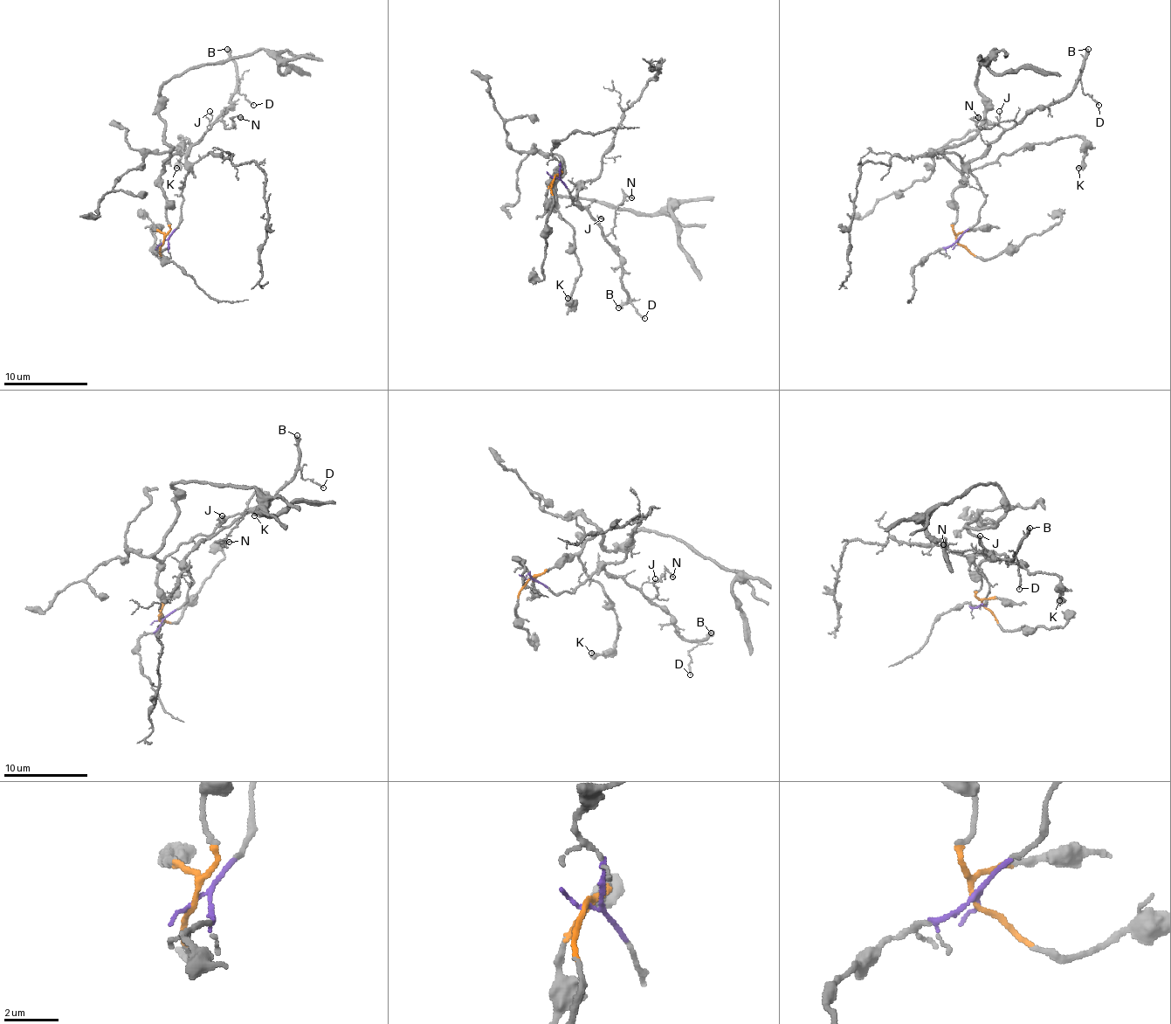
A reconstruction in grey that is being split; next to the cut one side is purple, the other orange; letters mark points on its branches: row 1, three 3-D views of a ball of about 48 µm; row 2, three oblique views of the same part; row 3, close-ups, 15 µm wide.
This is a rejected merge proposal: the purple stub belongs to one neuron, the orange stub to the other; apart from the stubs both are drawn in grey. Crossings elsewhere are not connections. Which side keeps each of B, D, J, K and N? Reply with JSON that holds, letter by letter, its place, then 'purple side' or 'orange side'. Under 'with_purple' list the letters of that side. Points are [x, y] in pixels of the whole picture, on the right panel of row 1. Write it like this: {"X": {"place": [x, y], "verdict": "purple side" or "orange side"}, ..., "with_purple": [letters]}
{"B": {"place": [1088, 49], "verdict": "purple side"}, "D": {"place": [1098, 105], "verdict": "purple side"}, "J": {"place": [999, 111], "verdict": "purple side"}, "K": {"place": [1078, 168], "verdict": "orange side"}, "N": {"place": [978, 117], "verdict": "purple side"}, "with_purple": ["B", "D", "J", "N"]}

